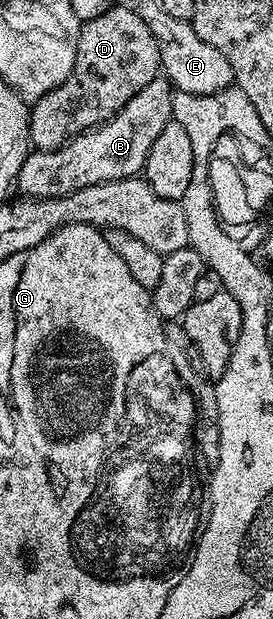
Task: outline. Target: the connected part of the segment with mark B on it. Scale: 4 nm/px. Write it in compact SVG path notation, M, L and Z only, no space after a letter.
M156 78L145 86L111 120L76 136L74 140L62 144L60 148L51 148L47 152L28 151L25 162L19 171L17 188L27 198L53 198L81 190L90 184L105 184L113 180L128 180L130 176L139 176L147 164L149 150L153 142L161 135L161 130L173 117L171 107L175 97L173 85L166 78Z

